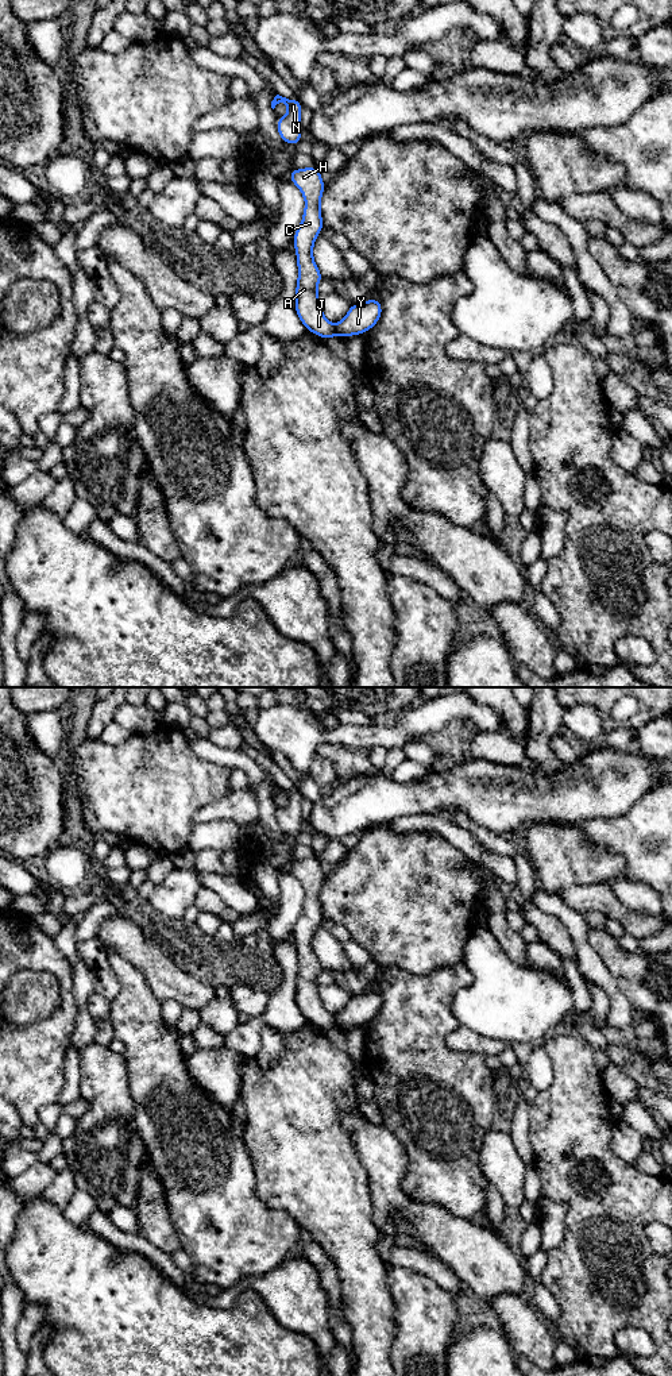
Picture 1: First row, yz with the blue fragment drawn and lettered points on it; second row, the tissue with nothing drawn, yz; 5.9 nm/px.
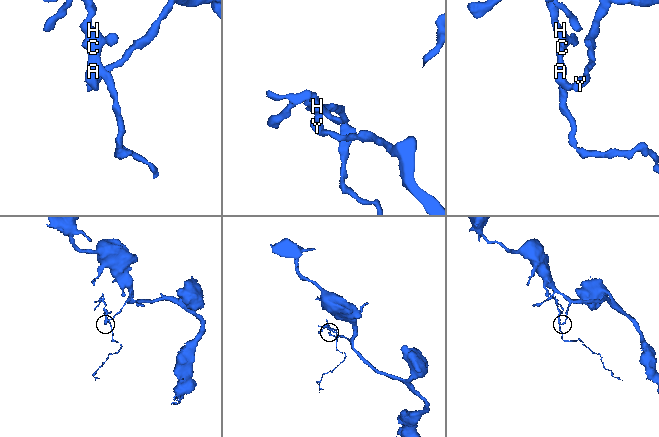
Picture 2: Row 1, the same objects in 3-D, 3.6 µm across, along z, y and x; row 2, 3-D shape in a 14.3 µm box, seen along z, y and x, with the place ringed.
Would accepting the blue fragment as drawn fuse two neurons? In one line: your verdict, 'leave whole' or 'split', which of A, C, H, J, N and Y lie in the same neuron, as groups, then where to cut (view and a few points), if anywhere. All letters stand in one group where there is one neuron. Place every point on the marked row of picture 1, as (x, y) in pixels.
split; A C H J N / Y; cut in yz along (335, 326), (336, 334)

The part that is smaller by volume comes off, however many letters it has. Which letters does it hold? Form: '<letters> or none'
A, C, H, J, N

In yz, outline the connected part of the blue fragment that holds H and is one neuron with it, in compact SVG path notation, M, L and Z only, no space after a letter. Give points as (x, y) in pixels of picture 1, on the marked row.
M317 167L291 170L289 177L305 199L302 221L293 239L298 266L294 308L305 329L327 340L336 335L336 325L324 317L317 292L323 275L313 259L313 244L324 228L320 205L325 185Z

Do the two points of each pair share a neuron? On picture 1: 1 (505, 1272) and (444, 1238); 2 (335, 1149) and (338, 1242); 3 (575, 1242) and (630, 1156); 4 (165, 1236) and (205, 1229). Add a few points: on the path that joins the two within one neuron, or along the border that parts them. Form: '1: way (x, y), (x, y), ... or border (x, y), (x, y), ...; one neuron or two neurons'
1: way (490, 1268), (474, 1252), (459, 1242); one neuron
2: way (335, 1172), (335, 1210), (338, 1220); one neuron
3: border (611, 1133), (611, 1149), (632, 1164); two neurons
4: border (166, 1205), (180, 1247); two neurons

